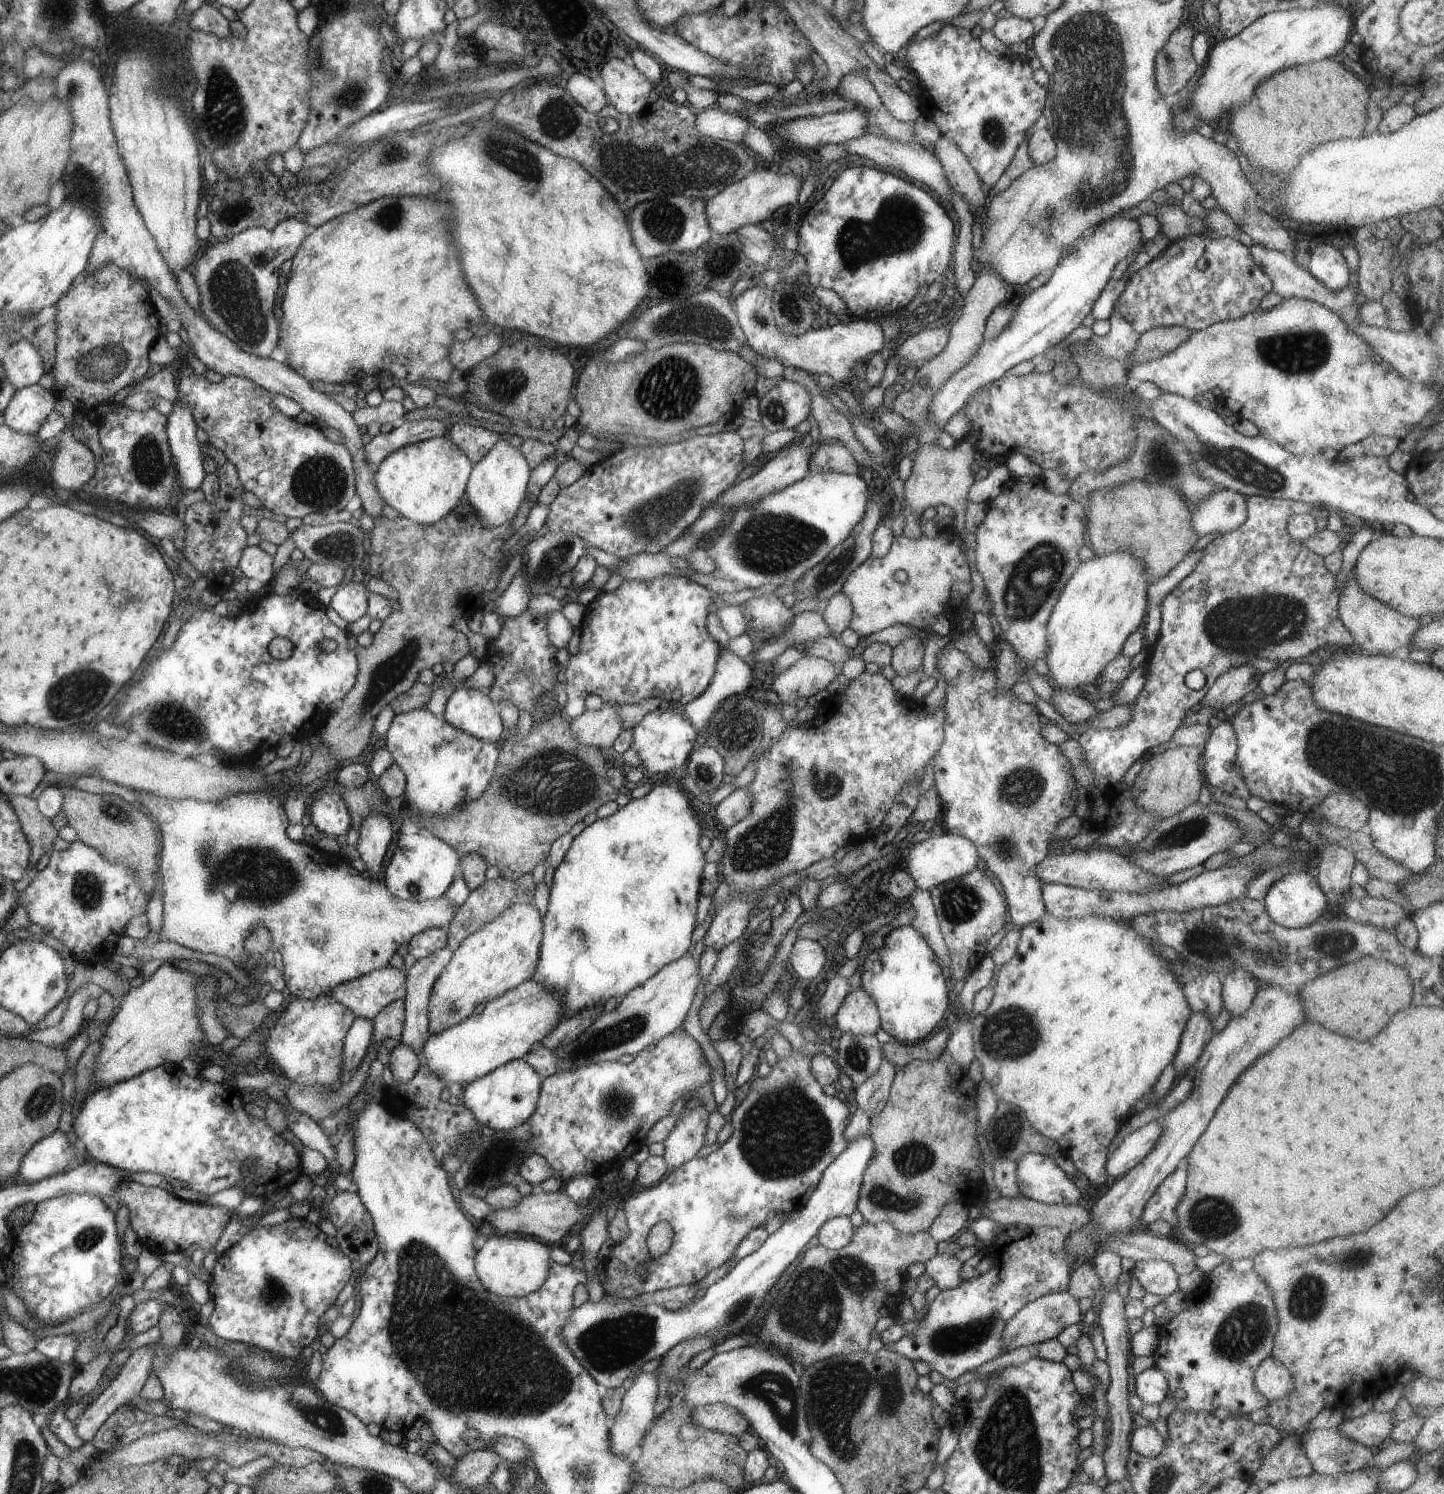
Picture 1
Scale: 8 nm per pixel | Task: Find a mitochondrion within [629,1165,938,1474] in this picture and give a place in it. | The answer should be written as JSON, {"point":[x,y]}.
{"point":[837,1391]}

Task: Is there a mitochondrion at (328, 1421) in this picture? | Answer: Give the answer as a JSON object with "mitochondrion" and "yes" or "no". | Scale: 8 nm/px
{"mitochondrion":"yes"}

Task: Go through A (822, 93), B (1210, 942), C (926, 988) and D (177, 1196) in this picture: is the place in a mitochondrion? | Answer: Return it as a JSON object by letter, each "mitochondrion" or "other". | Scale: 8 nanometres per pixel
{"A":"other","B":"mitochondrion","C":"other","D":"other"}

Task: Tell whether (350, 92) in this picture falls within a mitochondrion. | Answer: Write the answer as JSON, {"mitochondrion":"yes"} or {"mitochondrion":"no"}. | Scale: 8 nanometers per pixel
{"mitochondrion":"yes"}

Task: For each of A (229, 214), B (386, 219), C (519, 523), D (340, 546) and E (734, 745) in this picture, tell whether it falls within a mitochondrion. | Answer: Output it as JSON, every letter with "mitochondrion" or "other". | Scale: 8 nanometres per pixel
{"A":"mitochondrion","B":"mitochondrion","C":"other","D":"mitochondrion","E":"mitochondrion"}

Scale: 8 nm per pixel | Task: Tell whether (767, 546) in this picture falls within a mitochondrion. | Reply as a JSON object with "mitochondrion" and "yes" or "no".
{"mitochondrion":"yes"}

